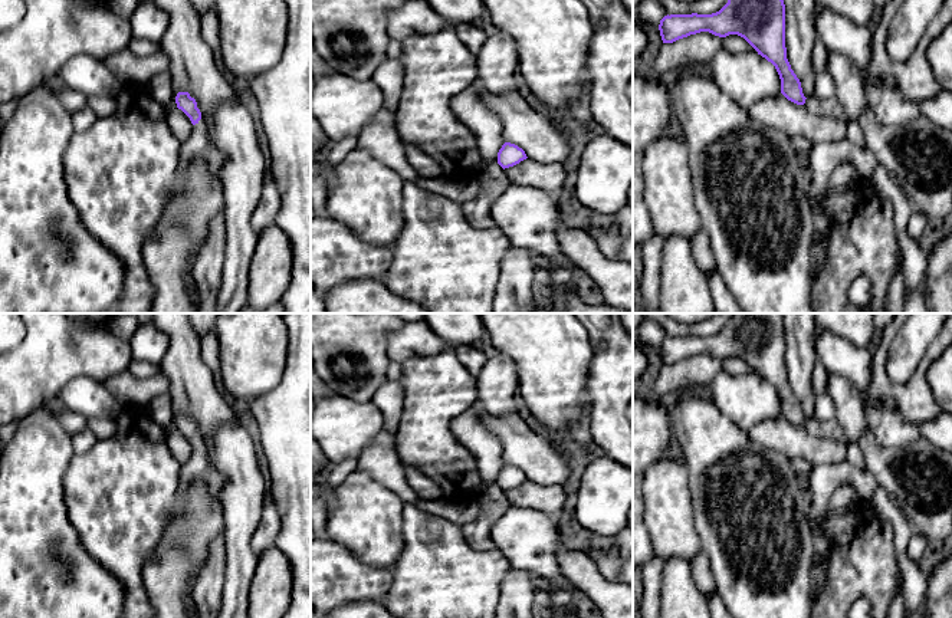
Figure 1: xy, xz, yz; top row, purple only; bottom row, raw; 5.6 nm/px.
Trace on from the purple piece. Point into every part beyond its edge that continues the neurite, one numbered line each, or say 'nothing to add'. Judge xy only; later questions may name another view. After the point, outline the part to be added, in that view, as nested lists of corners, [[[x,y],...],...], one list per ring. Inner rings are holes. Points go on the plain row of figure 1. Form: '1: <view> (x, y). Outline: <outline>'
1: xy (197, 466). Outline: [[[201,440],[193,447],[191,457],[180,467],[178,487],[193,483],[198,477],[204,477],[209,473],[209,453],[207,446]]]

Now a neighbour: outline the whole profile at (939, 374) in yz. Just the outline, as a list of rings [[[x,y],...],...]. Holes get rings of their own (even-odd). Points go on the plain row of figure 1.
[[[952,343],[929,365],[926,381],[935,402],[952,414]]]

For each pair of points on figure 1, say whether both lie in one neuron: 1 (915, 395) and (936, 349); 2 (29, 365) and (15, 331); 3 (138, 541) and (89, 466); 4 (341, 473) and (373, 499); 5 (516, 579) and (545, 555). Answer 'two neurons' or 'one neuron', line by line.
1: one neuron
2: two neurons
3: one neuron
4: two neurons
5: two neurons

